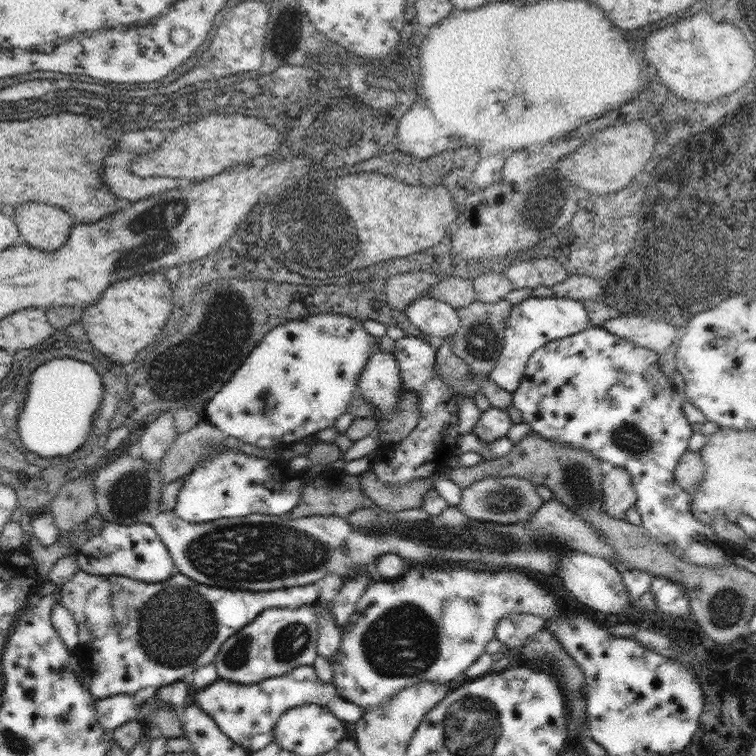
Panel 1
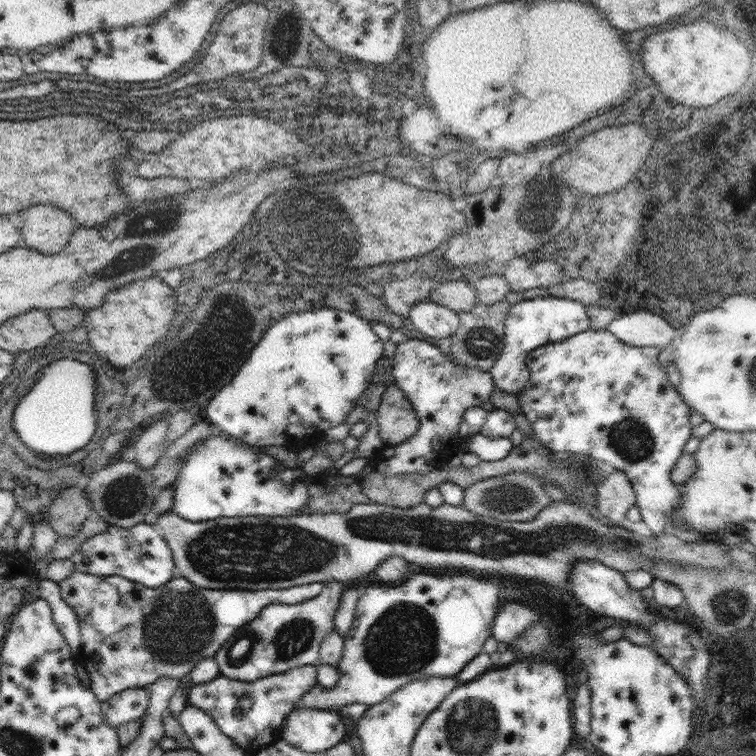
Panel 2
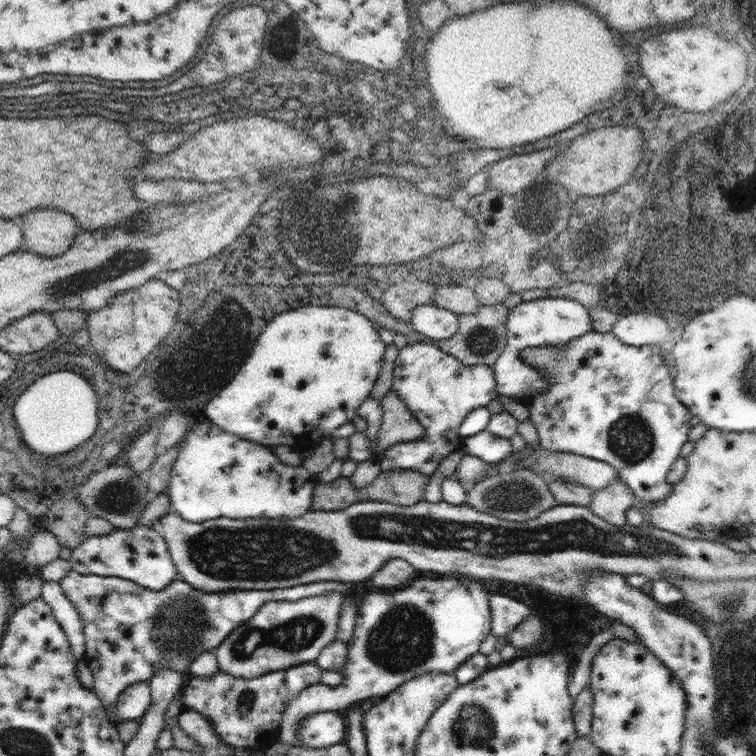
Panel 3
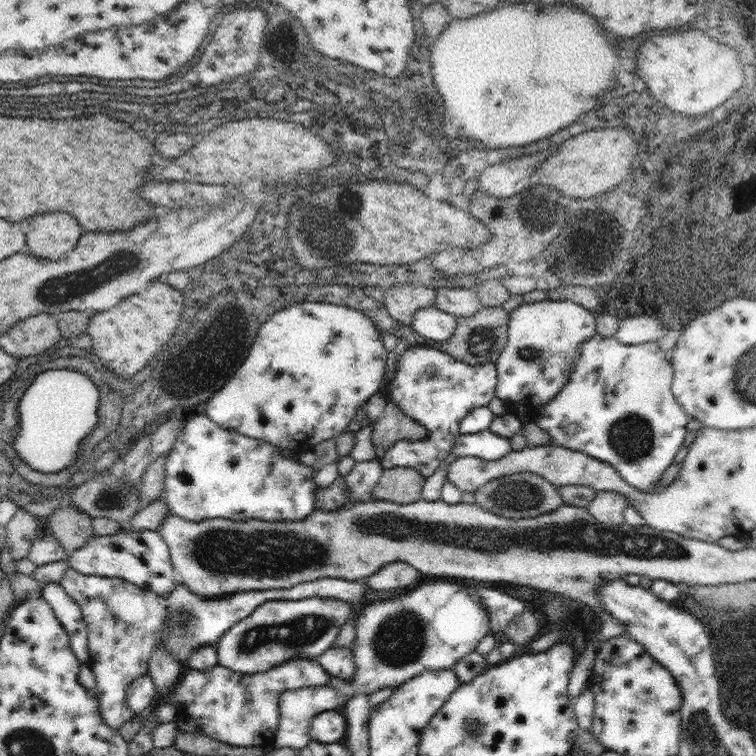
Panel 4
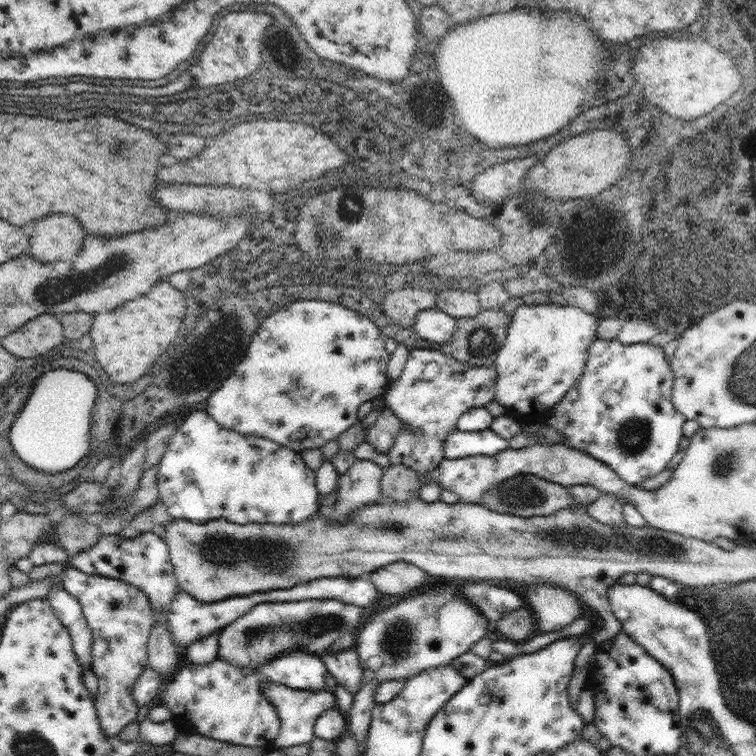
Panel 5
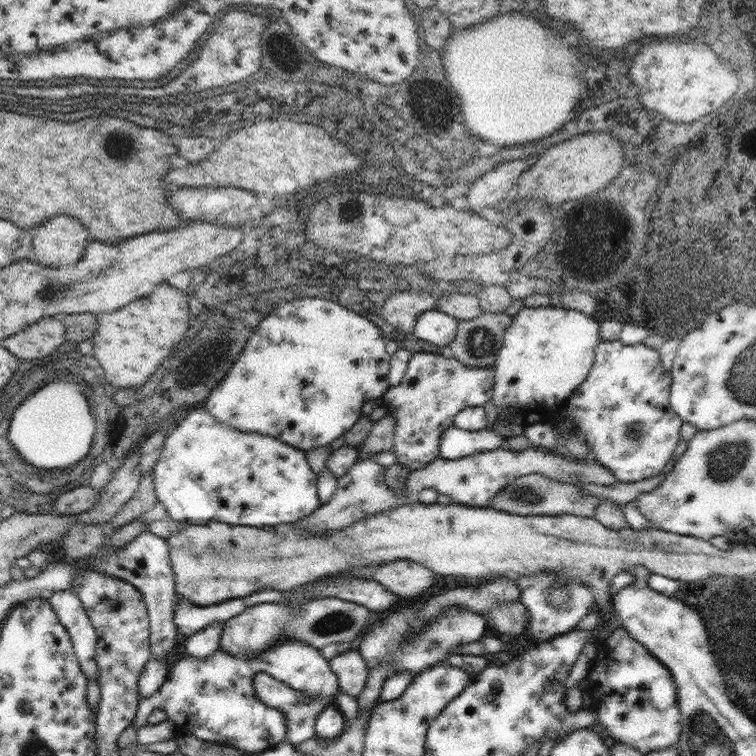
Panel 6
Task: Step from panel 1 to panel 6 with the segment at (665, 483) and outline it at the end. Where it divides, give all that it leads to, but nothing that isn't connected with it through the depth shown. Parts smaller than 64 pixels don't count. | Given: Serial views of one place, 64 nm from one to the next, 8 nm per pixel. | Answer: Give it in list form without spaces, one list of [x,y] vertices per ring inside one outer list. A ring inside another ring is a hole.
[[[621,340],[615,342],[599,342],[593,350],[593,364],[587,378],[575,388],[575,392],[565,400],[565,410],[559,412],[557,422],[573,422],[575,434],[585,438],[591,448],[591,456],[603,464],[617,482],[641,482],[655,478],[661,474],[661,468],[671,460],[677,444],[679,444],[679,426],[683,424],[681,416],[677,416],[669,404],[671,392],[671,376],[669,370],[661,364],[661,356],[655,348],[645,344],[627,346]]]

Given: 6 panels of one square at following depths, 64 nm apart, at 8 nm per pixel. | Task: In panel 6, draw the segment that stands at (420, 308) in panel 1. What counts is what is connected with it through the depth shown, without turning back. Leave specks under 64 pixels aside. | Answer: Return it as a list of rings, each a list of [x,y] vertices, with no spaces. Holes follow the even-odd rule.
[[[429,310],[421,312],[415,322],[413,338],[423,340],[425,344],[435,344],[435,346],[447,346],[453,342],[457,334],[457,320],[445,312],[439,310]]]

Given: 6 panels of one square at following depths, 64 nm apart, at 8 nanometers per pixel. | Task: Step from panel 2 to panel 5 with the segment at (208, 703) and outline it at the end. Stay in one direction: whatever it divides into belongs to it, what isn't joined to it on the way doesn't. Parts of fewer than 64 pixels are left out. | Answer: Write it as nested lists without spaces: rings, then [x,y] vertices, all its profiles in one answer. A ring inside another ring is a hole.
[[[293,650],[277,656],[271,662],[263,662],[257,670],[233,668],[229,662],[215,658],[205,666],[193,666],[181,658],[177,672],[163,686],[163,690],[149,702],[157,706],[165,706],[173,712],[173,722],[177,724],[177,732],[199,734],[203,738],[219,740],[233,746],[243,748],[271,748],[275,742],[281,722],[275,706],[261,694],[263,680],[271,680],[273,686],[285,686],[291,690],[311,690],[311,692],[335,692],[335,680],[325,670],[321,656],[309,656],[307,650]]]

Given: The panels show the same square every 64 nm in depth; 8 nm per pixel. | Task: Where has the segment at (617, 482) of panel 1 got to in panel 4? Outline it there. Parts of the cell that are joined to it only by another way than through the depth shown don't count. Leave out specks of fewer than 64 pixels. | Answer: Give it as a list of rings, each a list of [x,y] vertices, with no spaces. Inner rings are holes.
[[[597,492],[595,498],[589,502],[587,510],[601,524],[621,526],[621,524],[625,524],[623,516],[621,516],[625,506],[629,506],[629,500],[623,494],[619,494],[619,492]]]

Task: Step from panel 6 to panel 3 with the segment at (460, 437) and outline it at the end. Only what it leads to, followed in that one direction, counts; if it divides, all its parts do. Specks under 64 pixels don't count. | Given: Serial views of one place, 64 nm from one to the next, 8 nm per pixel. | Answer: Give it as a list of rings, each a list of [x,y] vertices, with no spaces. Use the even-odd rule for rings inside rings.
[[[483,430],[473,436],[461,438],[459,452],[463,452],[463,456],[471,454],[475,458],[481,458],[485,464],[499,464],[511,454],[511,444],[509,438],[501,438],[491,434],[489,430]]]

